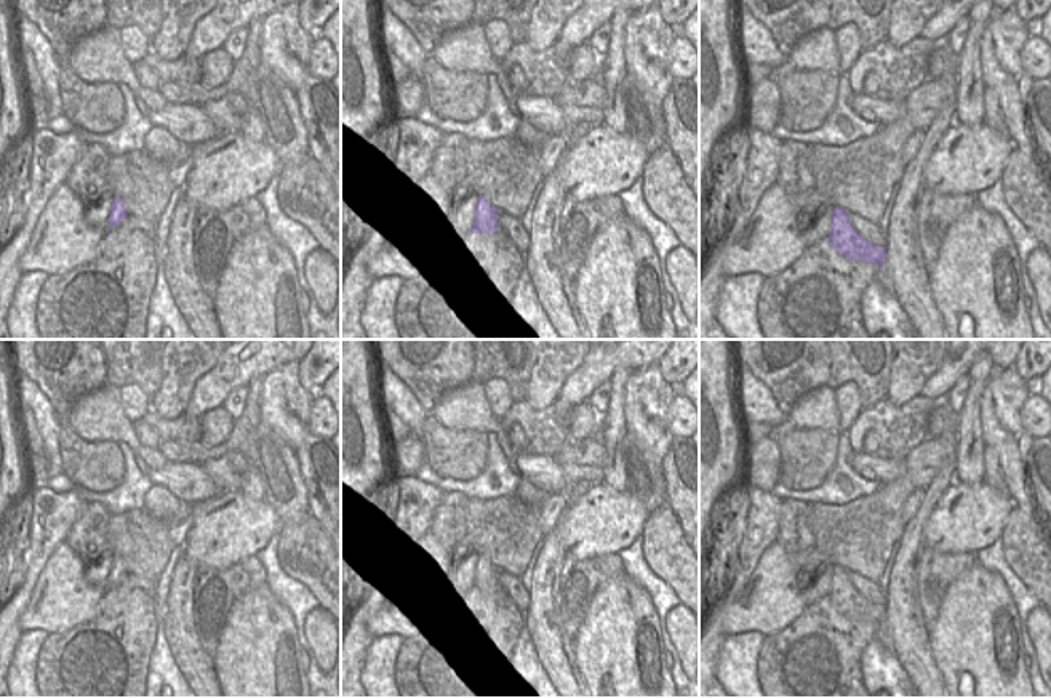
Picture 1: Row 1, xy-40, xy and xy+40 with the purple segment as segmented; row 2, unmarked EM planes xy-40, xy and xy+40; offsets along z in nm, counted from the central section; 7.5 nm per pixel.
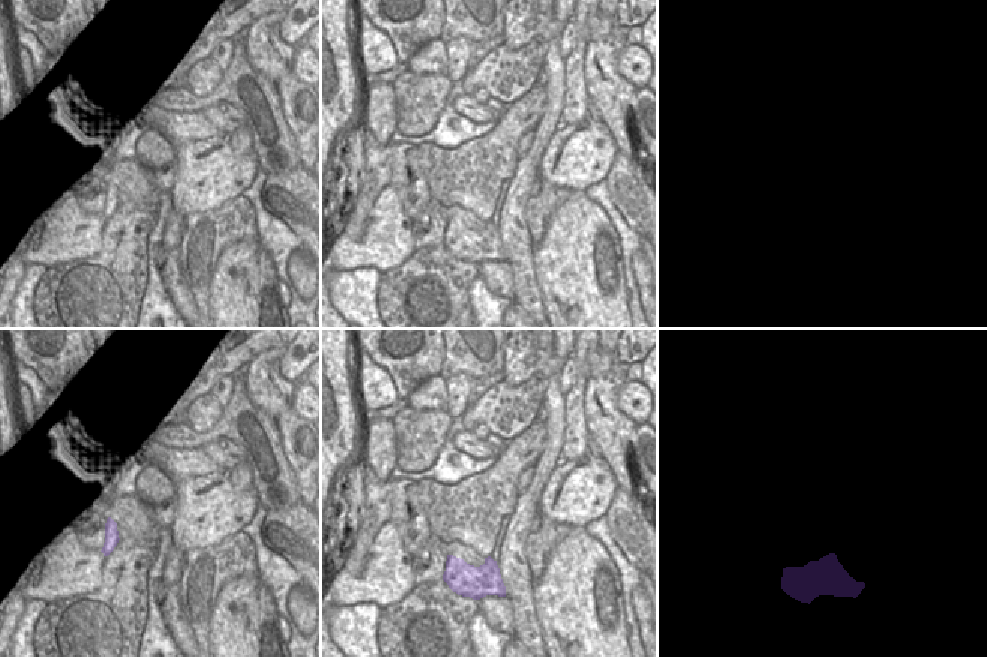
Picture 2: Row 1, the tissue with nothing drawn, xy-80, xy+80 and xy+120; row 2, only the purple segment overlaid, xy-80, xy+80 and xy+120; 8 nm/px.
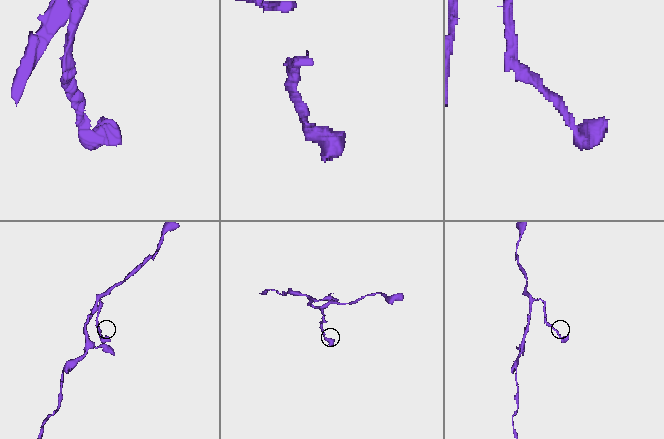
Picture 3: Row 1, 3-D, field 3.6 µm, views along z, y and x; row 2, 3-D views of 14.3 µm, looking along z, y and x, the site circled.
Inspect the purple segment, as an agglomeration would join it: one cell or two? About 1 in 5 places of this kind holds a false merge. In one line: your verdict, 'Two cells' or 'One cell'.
One cell

